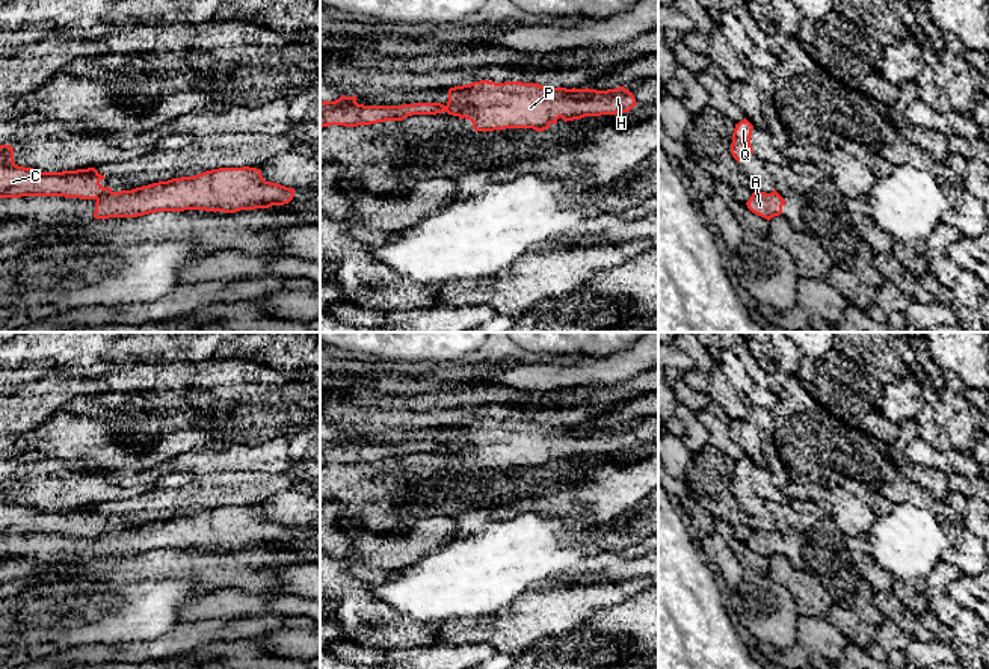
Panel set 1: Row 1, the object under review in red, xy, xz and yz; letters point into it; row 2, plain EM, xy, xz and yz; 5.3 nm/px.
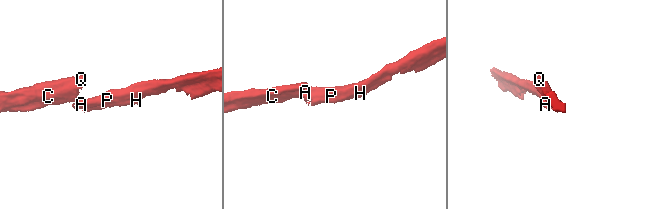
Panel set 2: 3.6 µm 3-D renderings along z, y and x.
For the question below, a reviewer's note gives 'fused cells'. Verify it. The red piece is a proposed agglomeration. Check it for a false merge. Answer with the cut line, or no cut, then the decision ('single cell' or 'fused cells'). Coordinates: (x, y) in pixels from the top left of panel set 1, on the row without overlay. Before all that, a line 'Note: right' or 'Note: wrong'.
Note: right
cut xy (112, 530), (97, 538); fused cells

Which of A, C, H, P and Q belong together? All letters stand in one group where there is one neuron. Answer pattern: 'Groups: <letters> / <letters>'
Groups: A H P / C Q

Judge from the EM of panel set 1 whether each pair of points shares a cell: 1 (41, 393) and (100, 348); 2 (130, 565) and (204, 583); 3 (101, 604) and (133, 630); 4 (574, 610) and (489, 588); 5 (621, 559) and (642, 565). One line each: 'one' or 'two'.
1: two
2: one
3: one
4: two
5: one

